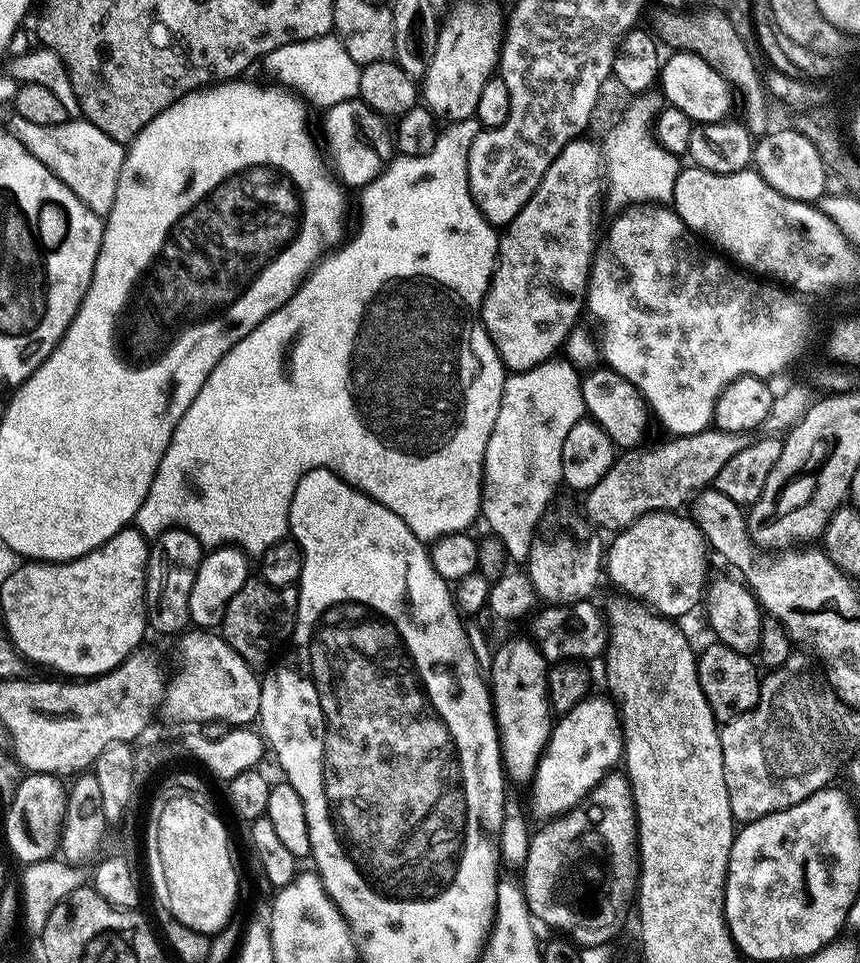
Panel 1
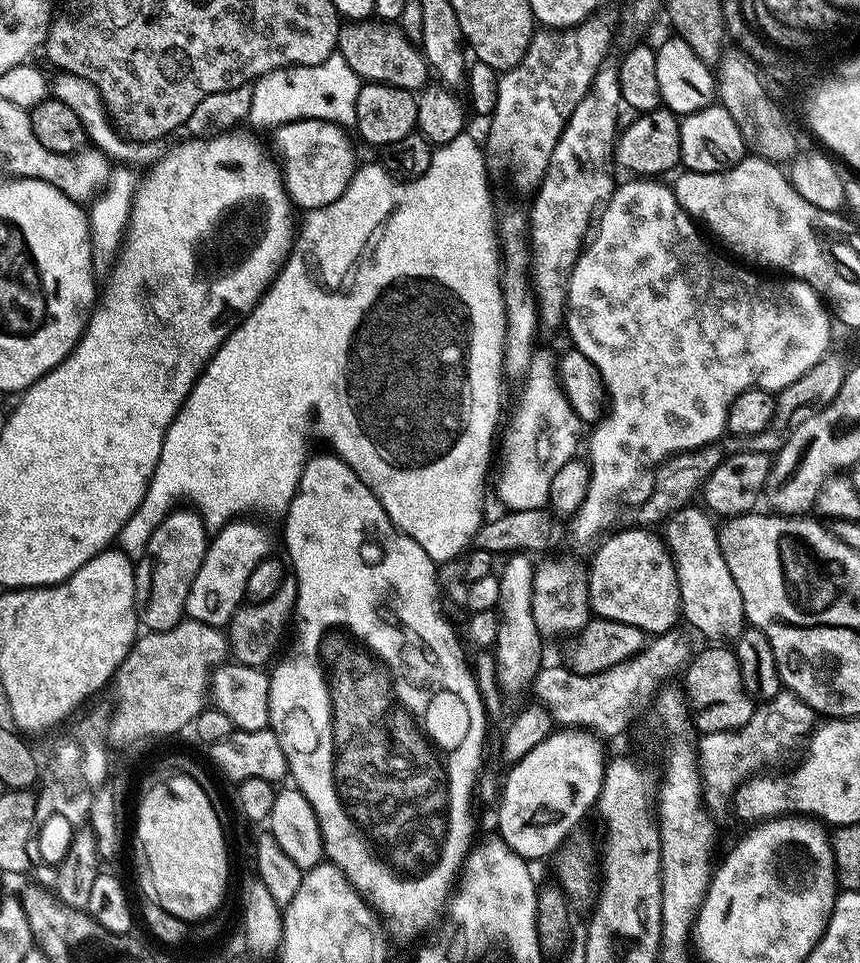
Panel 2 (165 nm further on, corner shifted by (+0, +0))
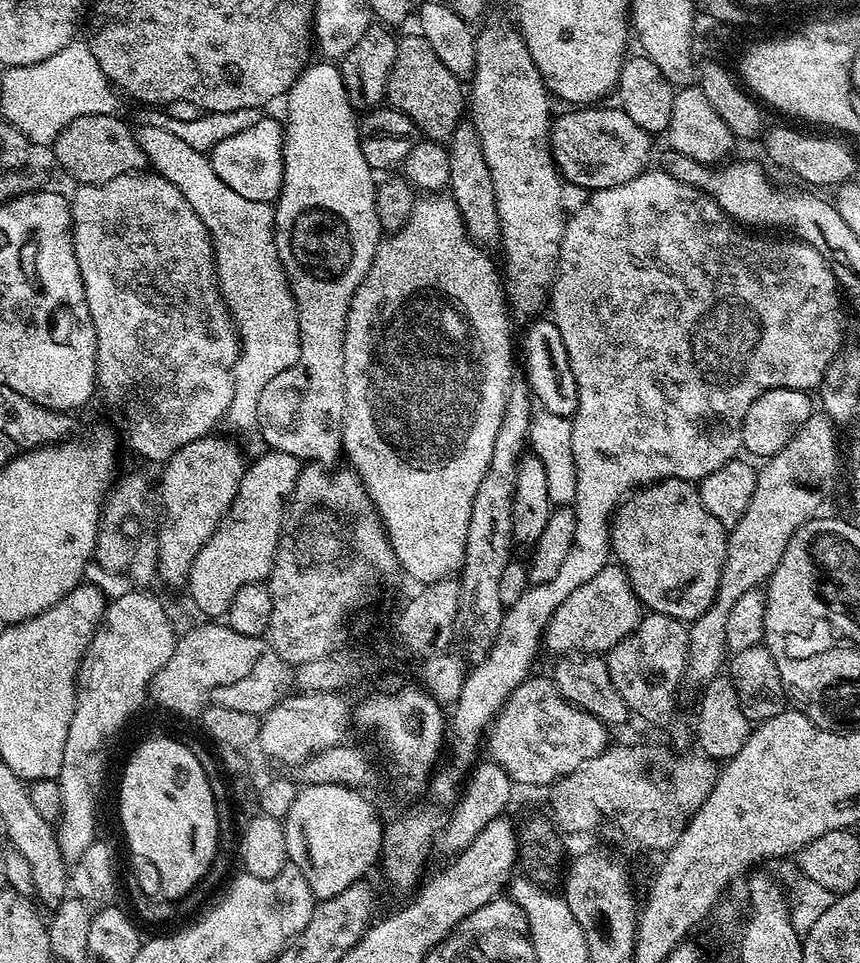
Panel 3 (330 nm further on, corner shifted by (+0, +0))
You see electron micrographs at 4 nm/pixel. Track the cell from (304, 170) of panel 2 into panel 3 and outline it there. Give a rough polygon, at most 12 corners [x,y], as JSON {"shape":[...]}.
{"shape":[[261,117],[212,148],[214,174],[254,202],[284,181],[283,123]]}

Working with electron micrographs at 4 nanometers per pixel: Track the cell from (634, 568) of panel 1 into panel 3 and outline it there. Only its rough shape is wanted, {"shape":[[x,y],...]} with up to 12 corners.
{"shape":[[620,566],[598,570],[550,618],[543,647],[606,654],[639,626]]}

